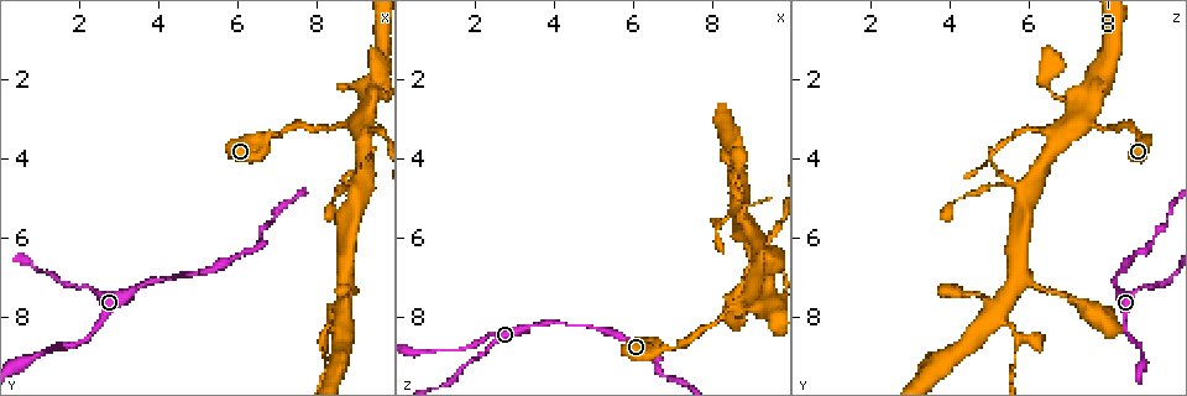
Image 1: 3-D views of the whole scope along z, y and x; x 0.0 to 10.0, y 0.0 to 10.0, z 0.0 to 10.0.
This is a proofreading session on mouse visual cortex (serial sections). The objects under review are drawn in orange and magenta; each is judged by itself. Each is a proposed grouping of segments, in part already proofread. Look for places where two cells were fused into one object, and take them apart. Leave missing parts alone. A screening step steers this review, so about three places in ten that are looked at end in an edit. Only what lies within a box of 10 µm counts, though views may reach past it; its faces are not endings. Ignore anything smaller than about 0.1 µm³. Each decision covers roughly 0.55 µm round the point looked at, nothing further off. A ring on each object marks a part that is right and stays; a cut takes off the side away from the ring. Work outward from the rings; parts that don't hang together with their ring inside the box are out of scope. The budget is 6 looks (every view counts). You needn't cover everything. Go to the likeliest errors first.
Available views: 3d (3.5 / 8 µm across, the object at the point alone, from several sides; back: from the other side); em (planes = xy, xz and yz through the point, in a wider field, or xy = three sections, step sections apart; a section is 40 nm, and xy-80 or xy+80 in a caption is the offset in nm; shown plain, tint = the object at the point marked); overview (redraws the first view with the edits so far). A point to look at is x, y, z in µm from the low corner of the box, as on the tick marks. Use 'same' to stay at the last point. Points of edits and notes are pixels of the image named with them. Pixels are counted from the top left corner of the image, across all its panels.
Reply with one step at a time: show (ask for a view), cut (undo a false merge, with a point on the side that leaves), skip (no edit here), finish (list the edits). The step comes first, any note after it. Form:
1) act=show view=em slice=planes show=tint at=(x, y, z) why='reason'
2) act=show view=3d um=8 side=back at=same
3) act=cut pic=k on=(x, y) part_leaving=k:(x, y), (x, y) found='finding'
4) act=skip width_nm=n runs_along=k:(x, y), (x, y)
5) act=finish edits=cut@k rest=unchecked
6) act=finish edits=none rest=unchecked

act=show view=3d um=3.5 at=(9.35, 2.40, 7.65) why='arms part here'

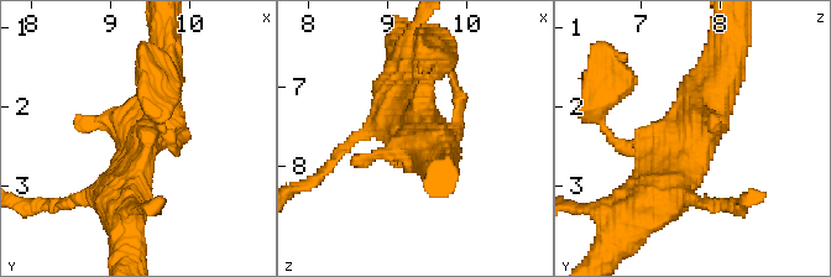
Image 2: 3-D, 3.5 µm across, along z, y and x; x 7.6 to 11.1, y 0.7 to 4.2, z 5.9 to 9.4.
act=show view=em slice=xy step=1 show=tint at=(9.40, 2.40, 7.60)

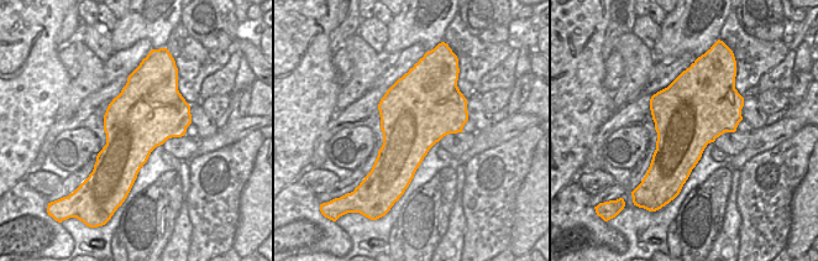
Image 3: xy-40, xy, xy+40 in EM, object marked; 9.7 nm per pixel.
act=skip width_nm=700 runs_along=2:(95, 197), (125, 174), (163, 76) found='one cell here'

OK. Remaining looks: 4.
act=show view=3d um=3.5 at=(3.60, 7.20, 8.25) why='sudden change in width'

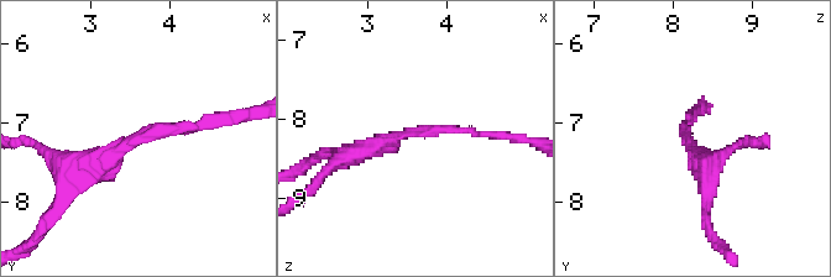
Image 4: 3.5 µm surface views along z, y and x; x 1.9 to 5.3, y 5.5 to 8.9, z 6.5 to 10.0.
act=show view=em slice=xy step=2 show=tint at=(3.65, 7.20, 8.20) arm_widths_nm=100,250 why='now the EM'

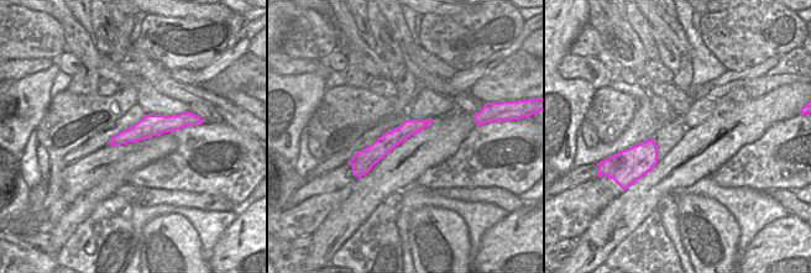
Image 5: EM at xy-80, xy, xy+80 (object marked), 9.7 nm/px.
act=skip found='all the same cell'

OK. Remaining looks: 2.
act=show view=em slice=xy step=2 show=tint at=(8.60, 7.95, 5.15) why='side arm on a straight run'

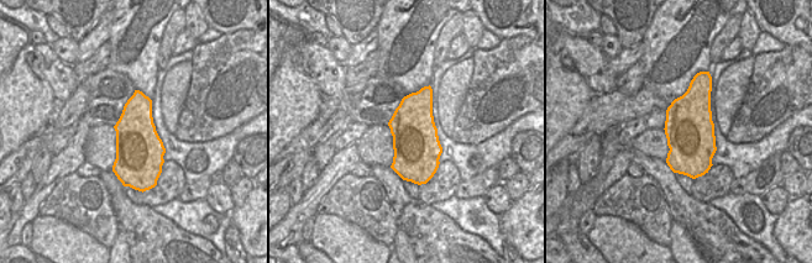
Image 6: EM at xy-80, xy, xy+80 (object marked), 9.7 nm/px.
act=show view=3d um=3.5 at=same why='see where the arms go'

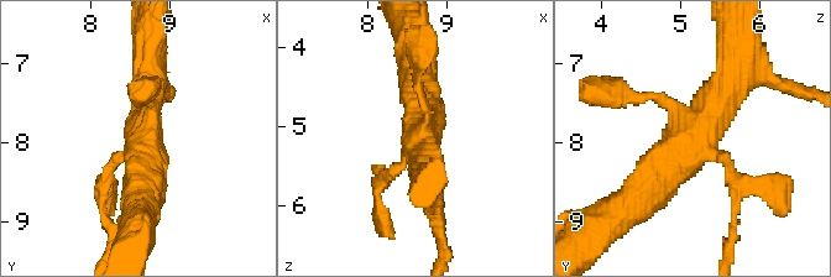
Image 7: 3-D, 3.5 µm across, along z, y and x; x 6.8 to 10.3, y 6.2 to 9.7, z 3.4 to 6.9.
act=skip runs_along=7:(736, 66), (701, 130), (637, 198) found='one cell here'

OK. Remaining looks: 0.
act=finish edits=none rest=unchecked

